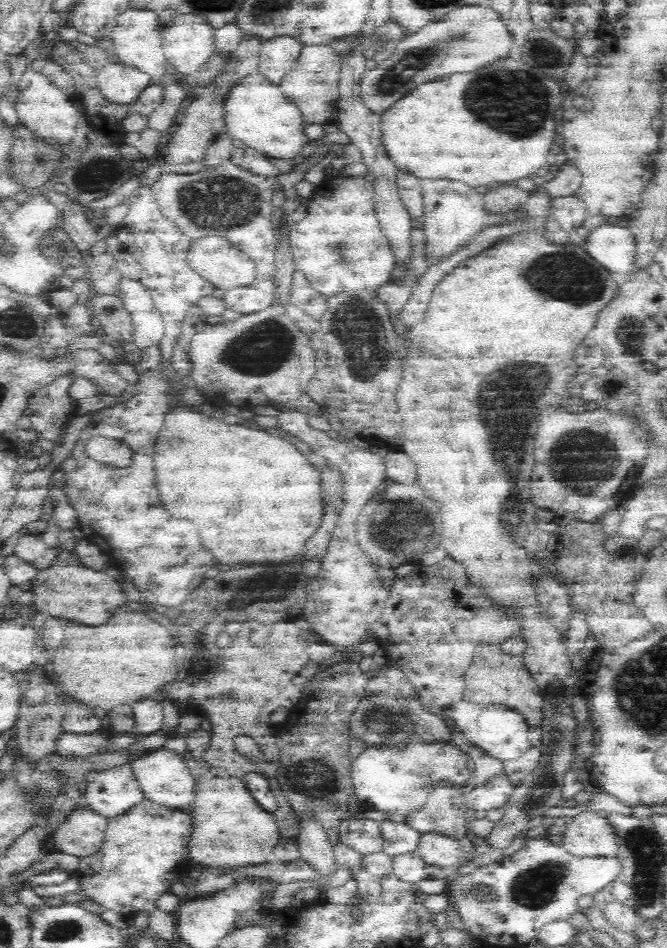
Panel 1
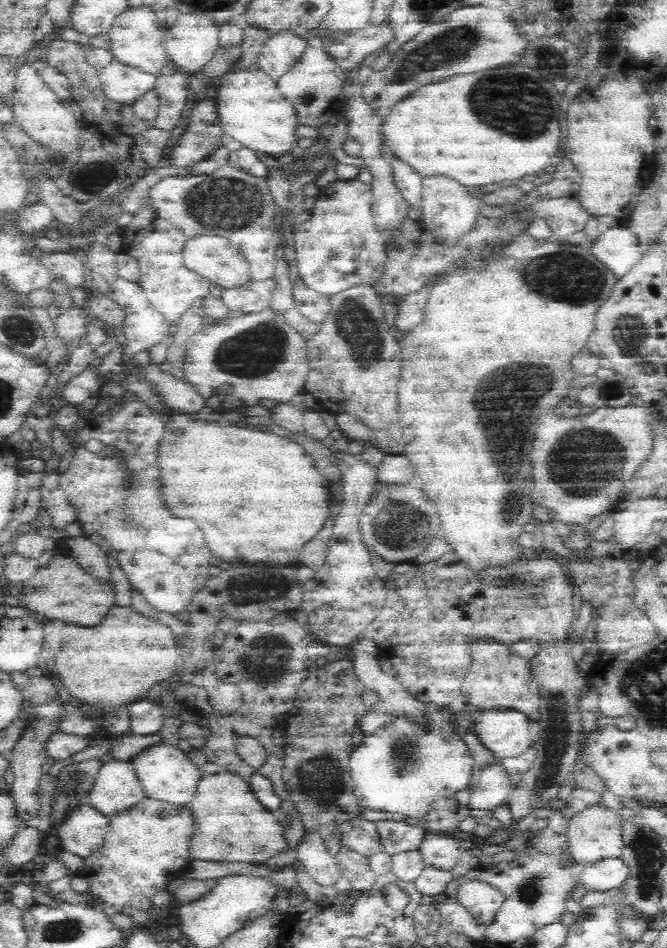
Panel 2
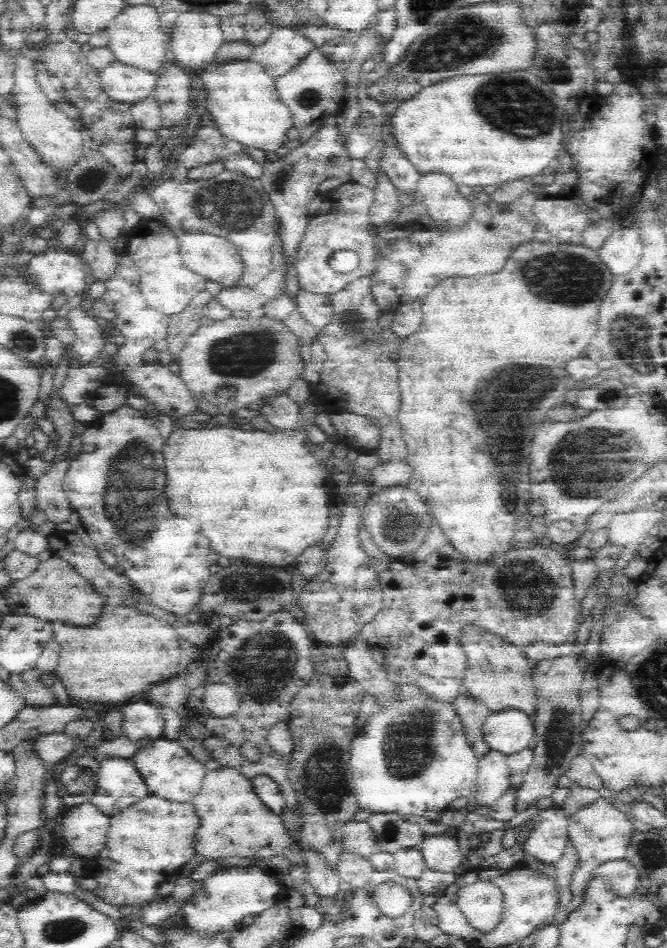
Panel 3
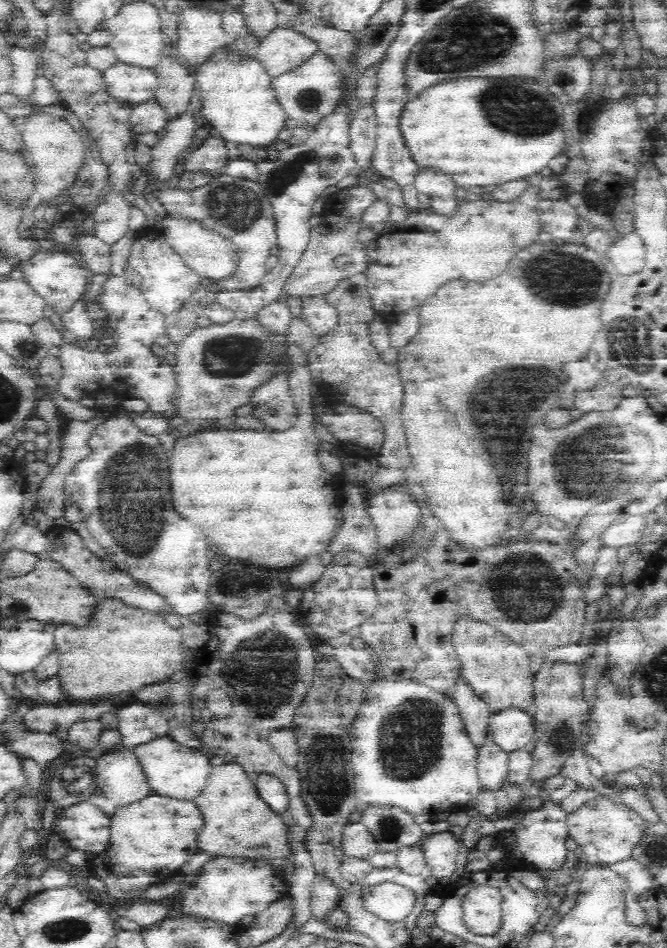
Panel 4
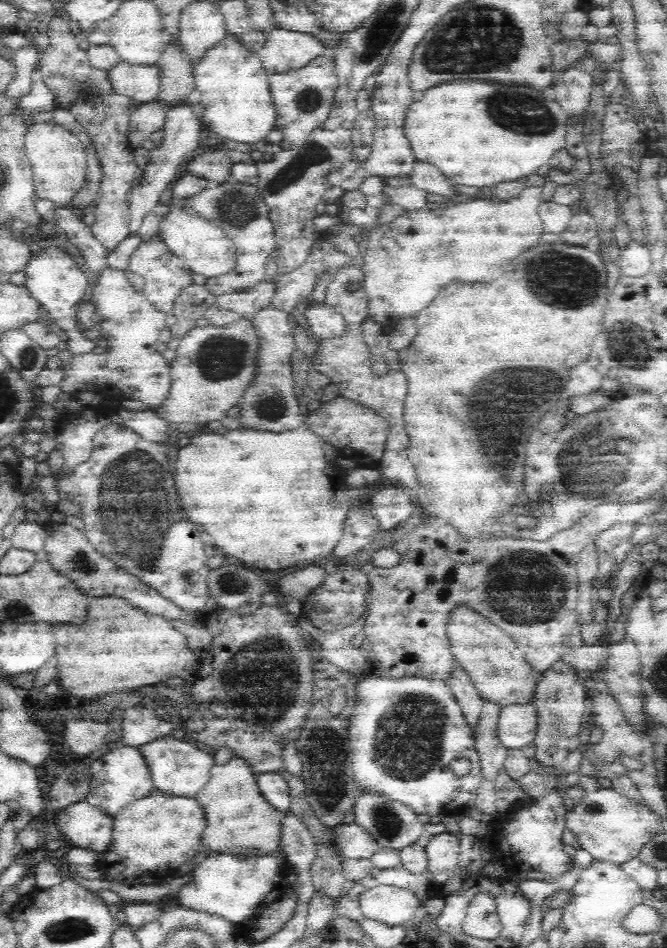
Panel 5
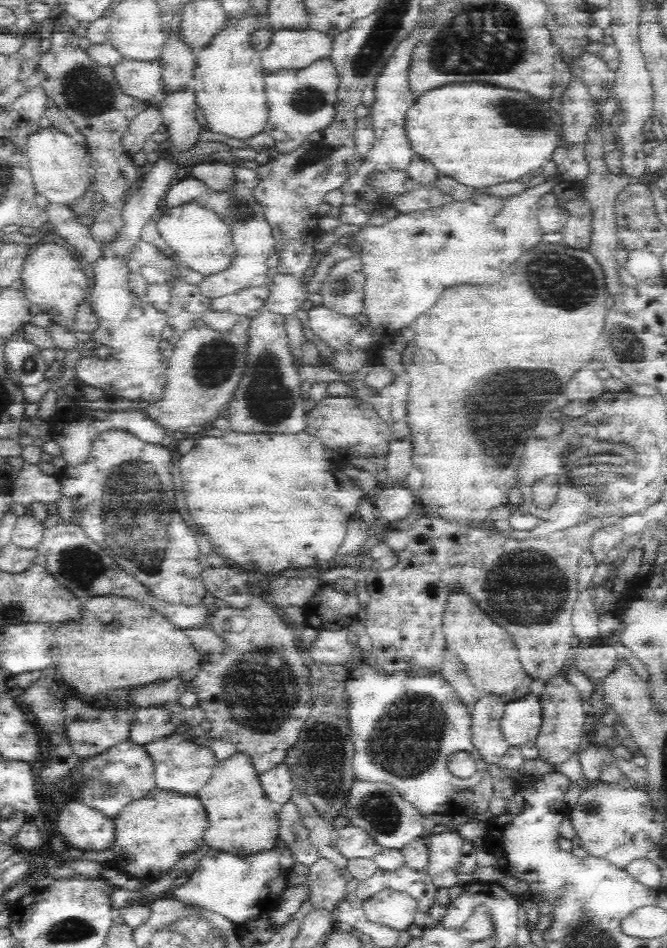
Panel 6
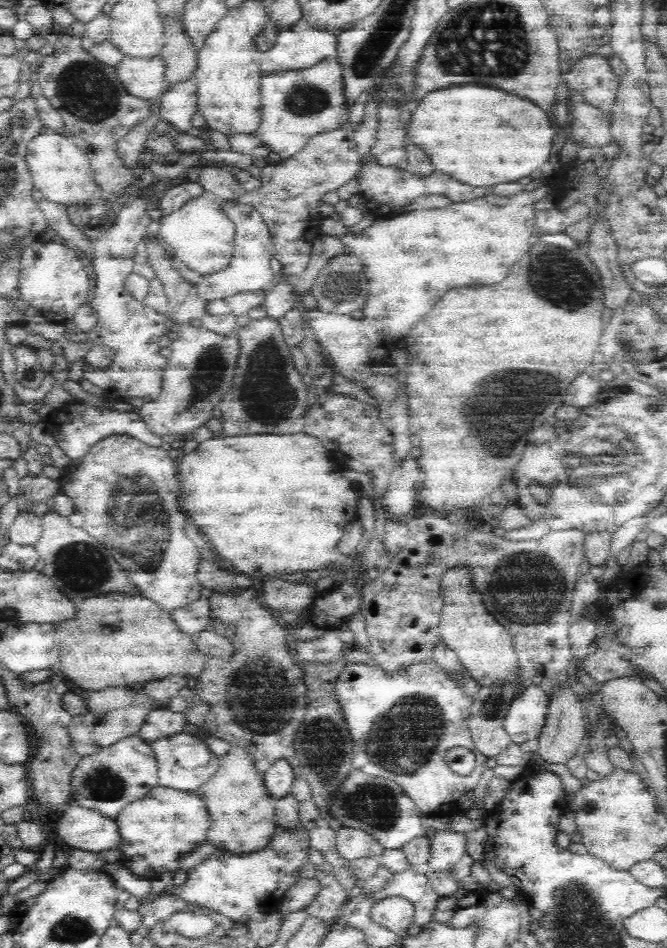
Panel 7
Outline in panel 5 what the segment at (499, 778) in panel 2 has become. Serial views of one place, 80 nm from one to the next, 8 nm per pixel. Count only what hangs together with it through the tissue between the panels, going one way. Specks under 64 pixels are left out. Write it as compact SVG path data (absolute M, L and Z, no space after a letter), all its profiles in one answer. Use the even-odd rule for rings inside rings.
M484 702L477 736L474 737L480 769L482 769L482 779L490 782L494 782L498 774L503 772L508 757L508 750L500 745L500 740L497 738L497 718L500 711L501 707L497 704Z

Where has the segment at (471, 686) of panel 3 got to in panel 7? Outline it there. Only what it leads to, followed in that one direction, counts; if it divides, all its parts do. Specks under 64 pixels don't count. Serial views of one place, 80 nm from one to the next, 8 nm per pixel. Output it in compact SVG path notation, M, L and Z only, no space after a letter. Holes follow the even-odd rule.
M452 568L442 578L444 606L440 614L441 642L452 649L478 688L509 686L520 695L528 686L520 677L521 668L512 635L486 609L481 596L471 588L471 578L465 568Z

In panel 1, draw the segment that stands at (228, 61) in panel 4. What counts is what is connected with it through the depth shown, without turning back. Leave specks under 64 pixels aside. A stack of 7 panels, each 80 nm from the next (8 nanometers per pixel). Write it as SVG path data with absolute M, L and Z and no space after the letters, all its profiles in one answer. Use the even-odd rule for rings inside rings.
M258 72L246 76L228 92L224 114L225 126L232 138L270 159L292 160L302 154L304 146L310 141L306 135L307 124L300 107L284 96L279 86L274 86Z

